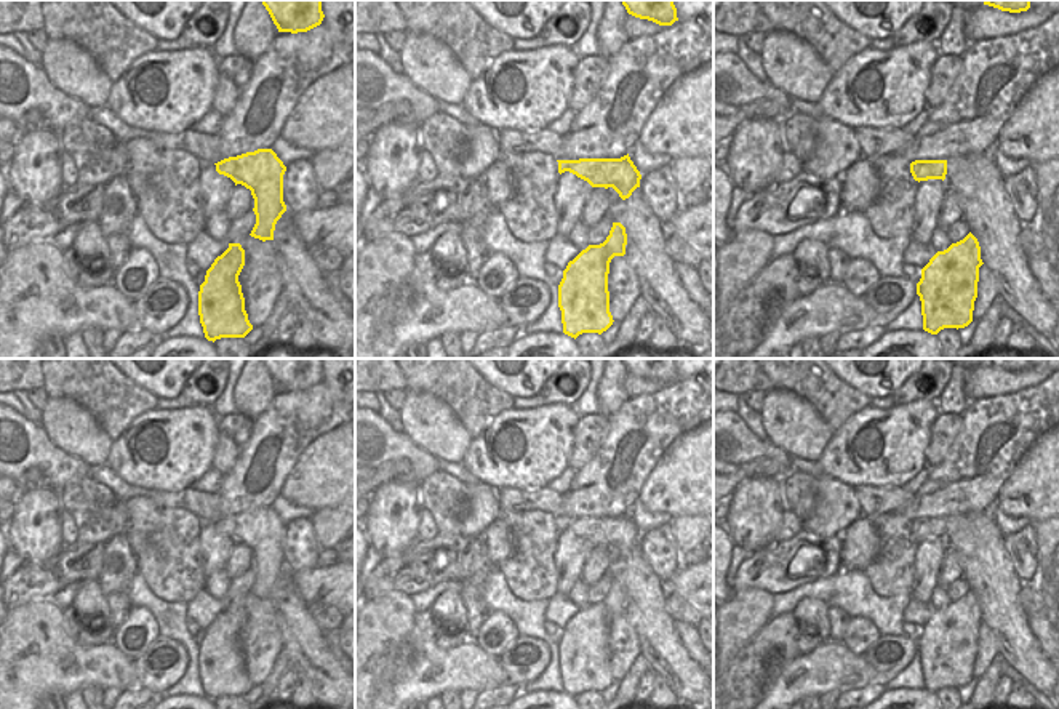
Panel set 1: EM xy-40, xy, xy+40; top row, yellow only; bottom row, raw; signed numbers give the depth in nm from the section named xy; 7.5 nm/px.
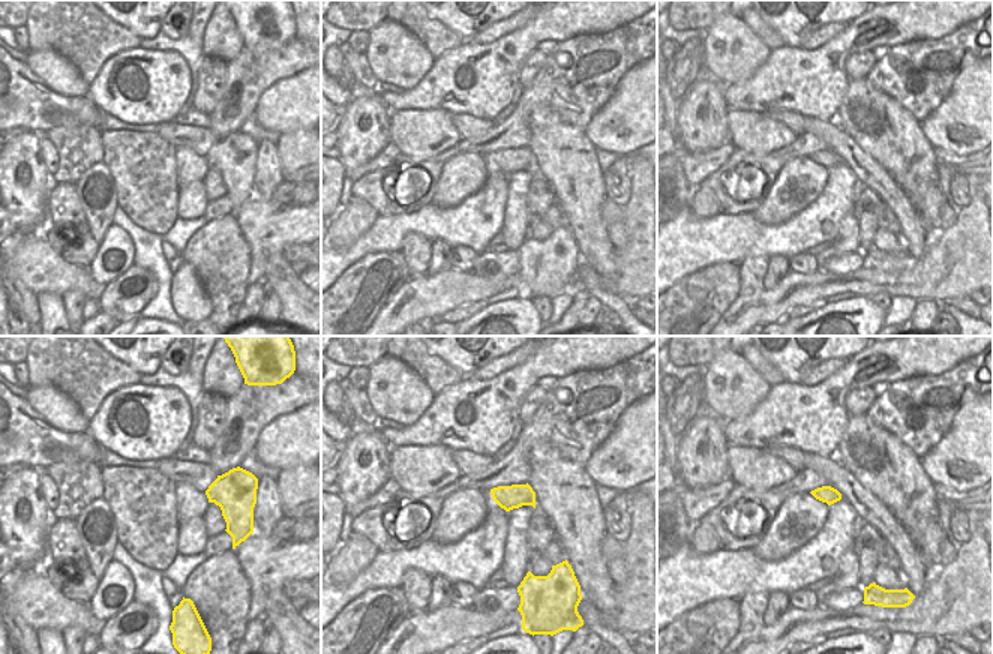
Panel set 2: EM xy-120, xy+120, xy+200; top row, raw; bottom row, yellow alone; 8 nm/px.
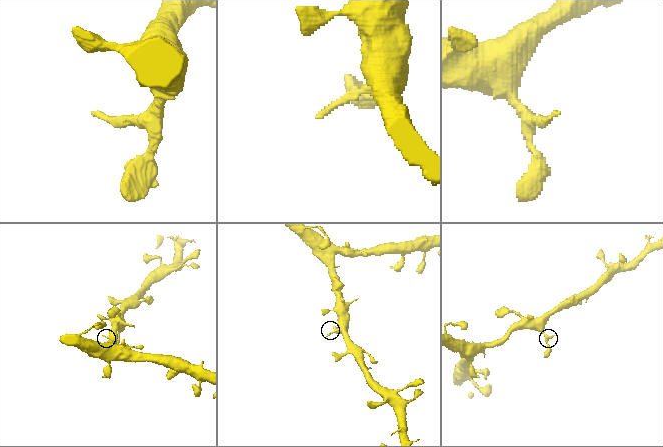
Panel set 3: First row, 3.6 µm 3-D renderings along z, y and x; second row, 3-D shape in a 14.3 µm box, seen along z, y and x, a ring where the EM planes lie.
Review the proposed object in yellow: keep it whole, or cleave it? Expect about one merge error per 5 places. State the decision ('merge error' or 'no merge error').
no merge error

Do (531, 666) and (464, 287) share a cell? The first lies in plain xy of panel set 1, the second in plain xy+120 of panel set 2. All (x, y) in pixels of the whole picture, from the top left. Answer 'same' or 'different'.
different

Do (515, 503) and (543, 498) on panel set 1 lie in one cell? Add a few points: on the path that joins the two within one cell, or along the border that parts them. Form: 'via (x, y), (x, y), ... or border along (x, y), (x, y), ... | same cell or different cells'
via (522, 501), (536, 500) | same cell

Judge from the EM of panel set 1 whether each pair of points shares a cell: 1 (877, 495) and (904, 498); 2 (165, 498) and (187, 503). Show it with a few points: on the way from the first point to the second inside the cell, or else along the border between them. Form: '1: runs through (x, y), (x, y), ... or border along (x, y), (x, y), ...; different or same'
1: runs through (883, 498), (898, 498); same
2: runs through (170, 500), (183, 500); same

